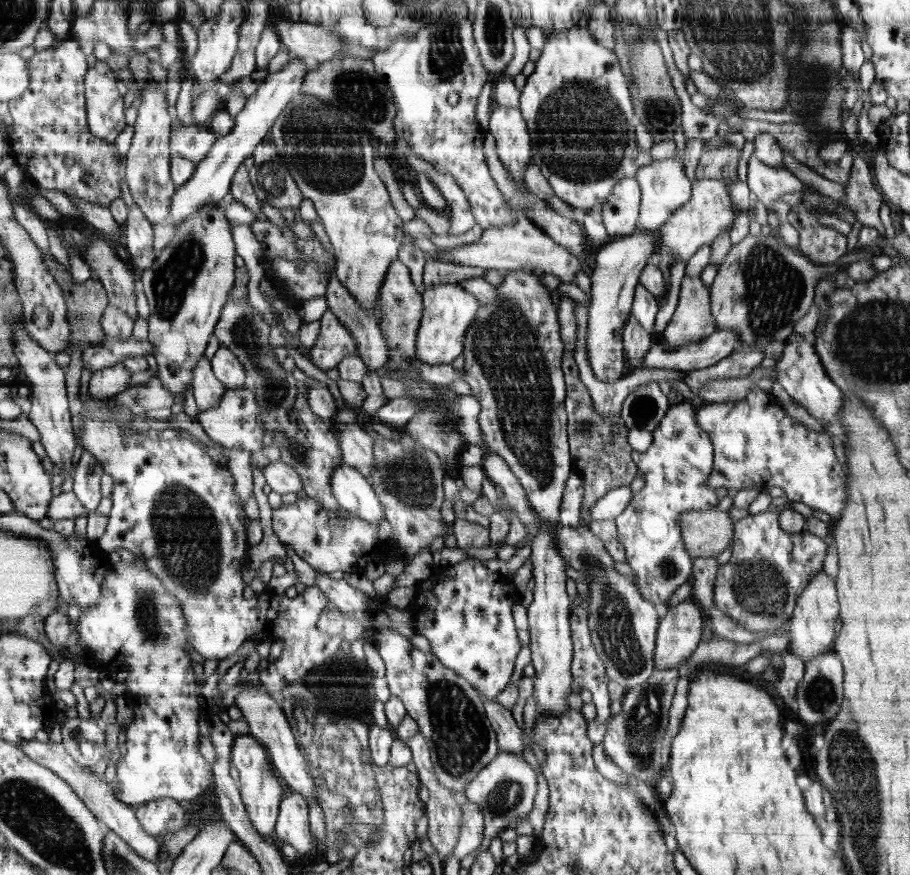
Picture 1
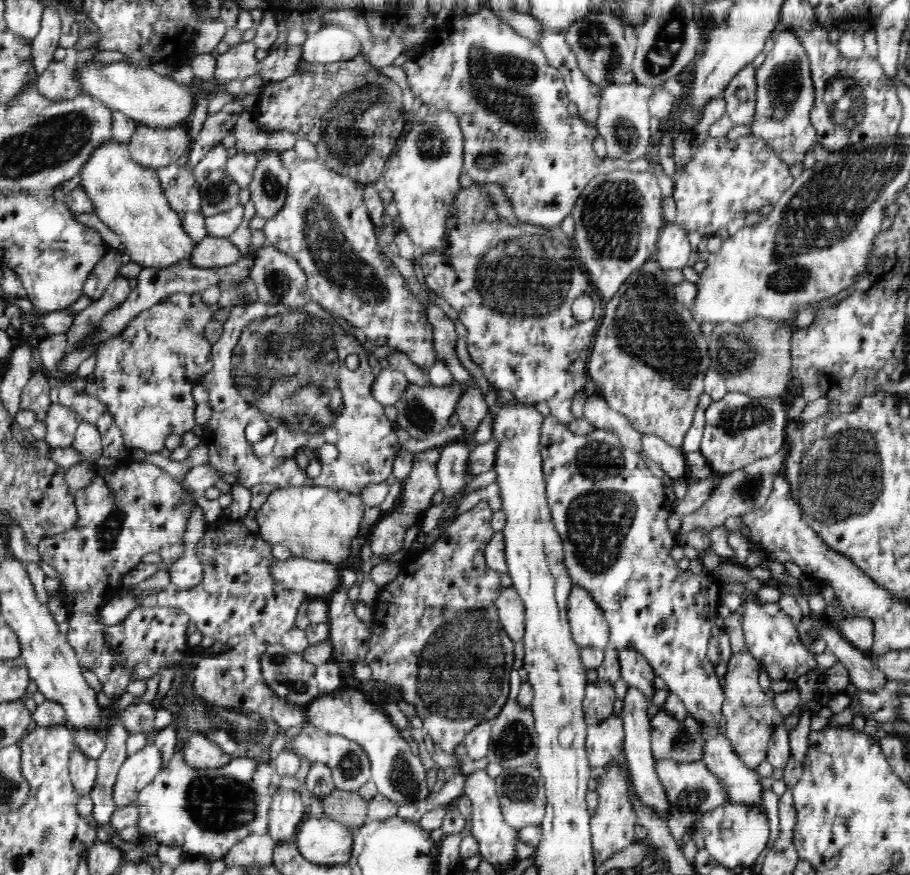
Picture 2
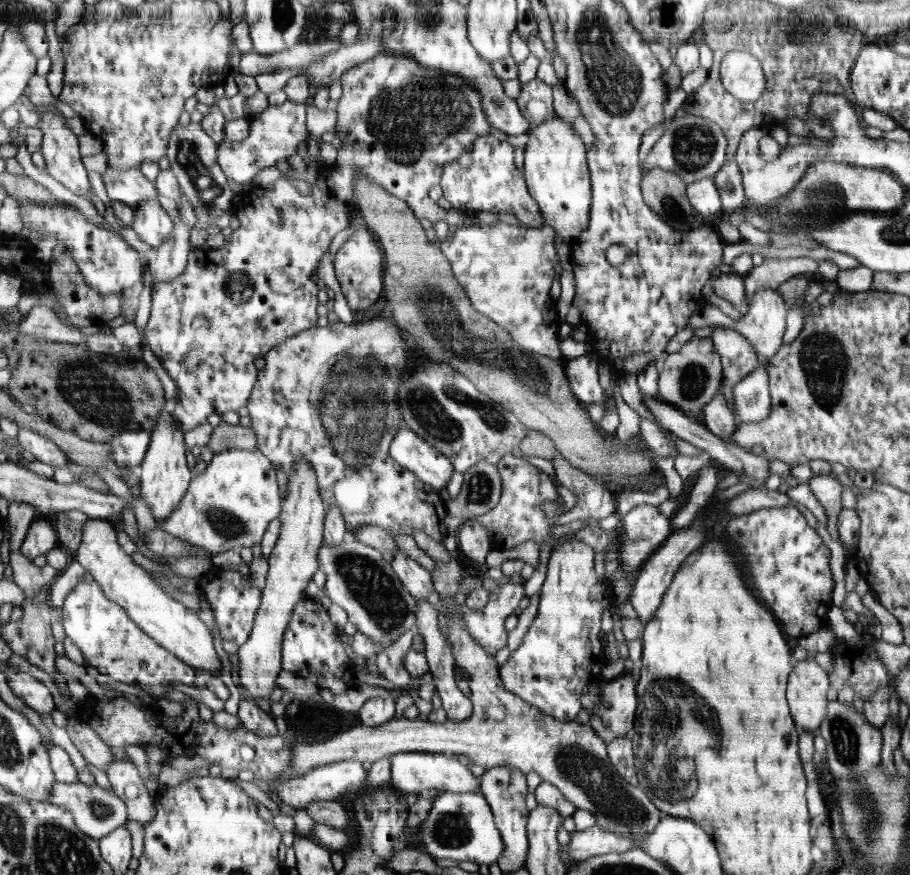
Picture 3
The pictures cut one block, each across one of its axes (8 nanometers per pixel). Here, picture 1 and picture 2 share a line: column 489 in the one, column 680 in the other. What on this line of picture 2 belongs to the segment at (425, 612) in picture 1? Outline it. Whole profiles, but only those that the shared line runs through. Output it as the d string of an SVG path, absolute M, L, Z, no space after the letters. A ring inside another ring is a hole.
M551 414L545 417L543 426L541 427L541 453L542 471L545 472L546 481L546 500L548 501L552 522L563 544L564 564L566 565L571 583L576 587L582 587L602 609L605 620L609 625L610 646L617 651L624 650L624 648L632 648L640 652L651 665L654 675L664 679L668 690L676 693L683 701L686 712L690 713L698 721L704 722L704 728L706 728L704 732L705 758L702 762L706 764L706 767L712 773L716 773L716 776L720 777L720 781L724 783L724 787L726 787L726 802L730 803L732 801L734 803L744 803L744 805L756 805L756 807L764 809L761 800L761 791L763 788L760 780L762 776L756 770L747 768L739 760L738 755L734 752L732 743L725 735L725 720L721 709L725 700L723 686L720 685L720 679L716 676L716 671L714 671L715 665L708 660L708 643L710 638L713 637L712 626L715 625L718 605L722 601L720 594L723 584L716 579L716 576L712 575L712 572L697 575L689 570L682 571L678 567L678 561L674 560L670 555L672 548L678 544L673 540L674 533L668 529L668 524L666 523L668 522L668 516L674 511L674 503L669 500L664 492L666 484L664 484L662 478L655 477L642 459L640 459L639 455L635 451L626 448L622 444L620 437L616 436L613 432L604 429L594 429L594 432L590 432L590 434L579 435L570 431L566 425L560 424ZM660 623L666 623L662 632L656 630Z

